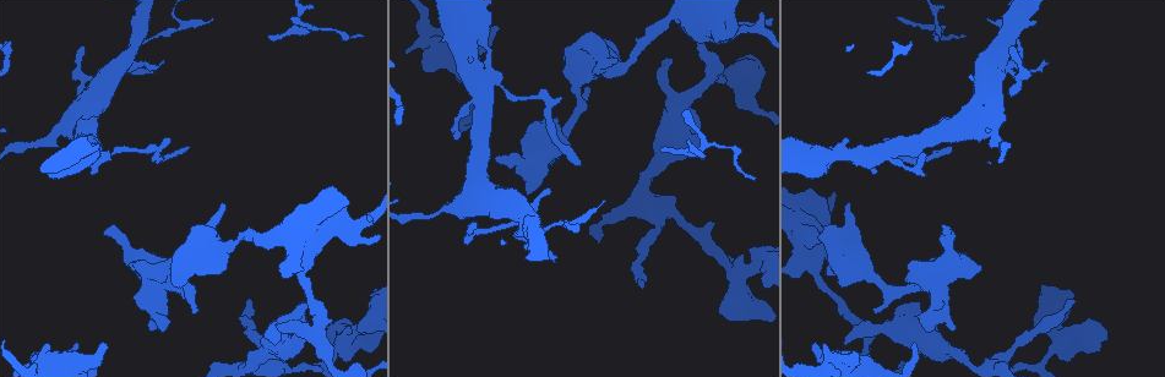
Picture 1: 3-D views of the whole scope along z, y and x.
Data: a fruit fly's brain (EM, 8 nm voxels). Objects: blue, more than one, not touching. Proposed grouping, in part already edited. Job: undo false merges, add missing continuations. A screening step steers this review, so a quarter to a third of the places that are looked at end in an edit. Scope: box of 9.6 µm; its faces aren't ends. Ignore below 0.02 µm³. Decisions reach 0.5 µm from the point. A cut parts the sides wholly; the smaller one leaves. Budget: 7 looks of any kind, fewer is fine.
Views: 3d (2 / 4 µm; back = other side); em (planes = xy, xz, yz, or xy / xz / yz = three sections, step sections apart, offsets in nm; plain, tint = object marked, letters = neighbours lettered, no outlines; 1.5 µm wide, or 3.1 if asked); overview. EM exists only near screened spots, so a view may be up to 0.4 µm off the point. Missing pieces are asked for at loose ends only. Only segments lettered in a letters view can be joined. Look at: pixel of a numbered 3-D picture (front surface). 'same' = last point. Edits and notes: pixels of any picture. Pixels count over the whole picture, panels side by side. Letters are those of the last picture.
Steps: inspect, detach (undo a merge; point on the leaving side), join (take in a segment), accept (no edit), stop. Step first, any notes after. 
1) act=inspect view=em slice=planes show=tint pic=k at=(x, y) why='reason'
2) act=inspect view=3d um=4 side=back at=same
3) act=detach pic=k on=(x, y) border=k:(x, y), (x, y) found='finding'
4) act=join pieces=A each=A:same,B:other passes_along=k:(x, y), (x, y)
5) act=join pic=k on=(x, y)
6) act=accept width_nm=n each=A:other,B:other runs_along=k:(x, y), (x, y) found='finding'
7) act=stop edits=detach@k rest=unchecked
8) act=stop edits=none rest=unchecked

act=inspect view=em slice=xz step=8 show=letters pic=1 at=(226, 206) why='thick end'

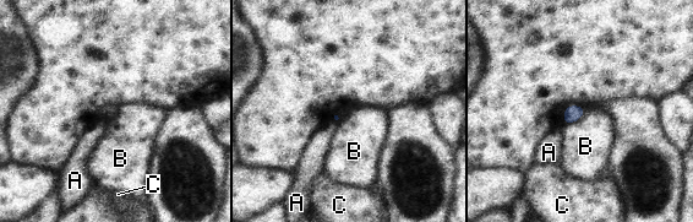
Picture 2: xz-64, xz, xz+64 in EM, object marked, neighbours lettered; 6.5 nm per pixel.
act=inspect view=em slice=planes show=letters at=same why='cut it another way'

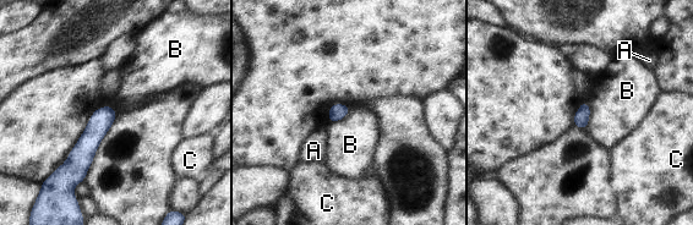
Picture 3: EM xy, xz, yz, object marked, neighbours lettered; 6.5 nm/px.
act=accept each=A:other,B:other,C:other runs_along=3:(110, 110), (87, 143), (76, 174) found='no lettered segment goes on from it'

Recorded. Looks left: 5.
act=inspect view=em slice=xy step=4 show=letters pic=1 at=(327, 346) why='branch point'

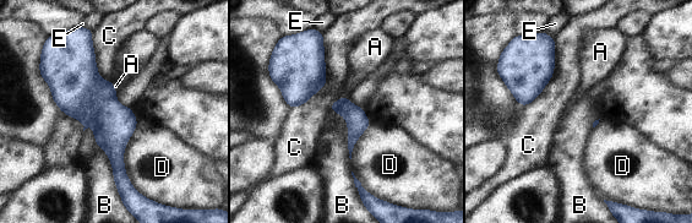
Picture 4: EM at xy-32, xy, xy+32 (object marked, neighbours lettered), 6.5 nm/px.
act=inspect view=em slice=planes show=letters at=same

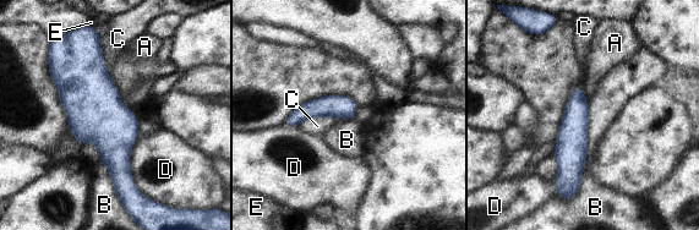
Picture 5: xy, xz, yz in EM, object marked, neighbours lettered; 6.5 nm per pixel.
act=accept each=A:other,B:other,C:other,D:other,E:other border=5:(586, 100), (583, 178), (561, 198) found='continuous, no second cell'

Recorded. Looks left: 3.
act=inspect view=em slice=planes show=plain pic=1 at=(1012, 77) why='sharp bend'

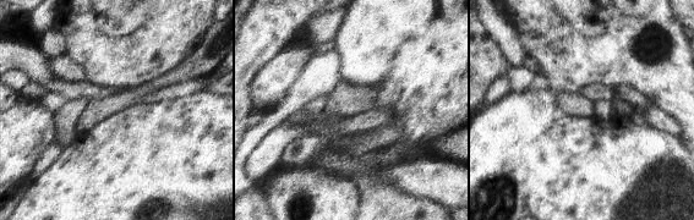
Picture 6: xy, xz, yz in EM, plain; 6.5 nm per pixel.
act=inspect view=em slice=planes show=letters at=same

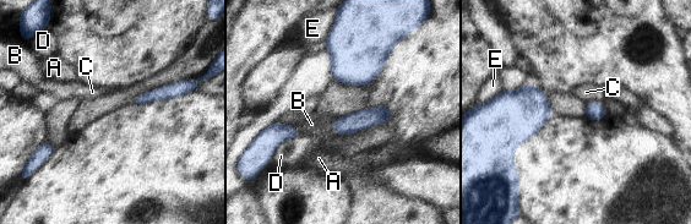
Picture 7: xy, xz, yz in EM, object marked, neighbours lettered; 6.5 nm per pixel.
act=accept each=A:other,B:other,C:other,D:other,E:other runs_along=7:(387, 114), (373, 115), (336, 127) found='one cell here'

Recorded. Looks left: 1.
act=stop edits=none rest=unchecked

